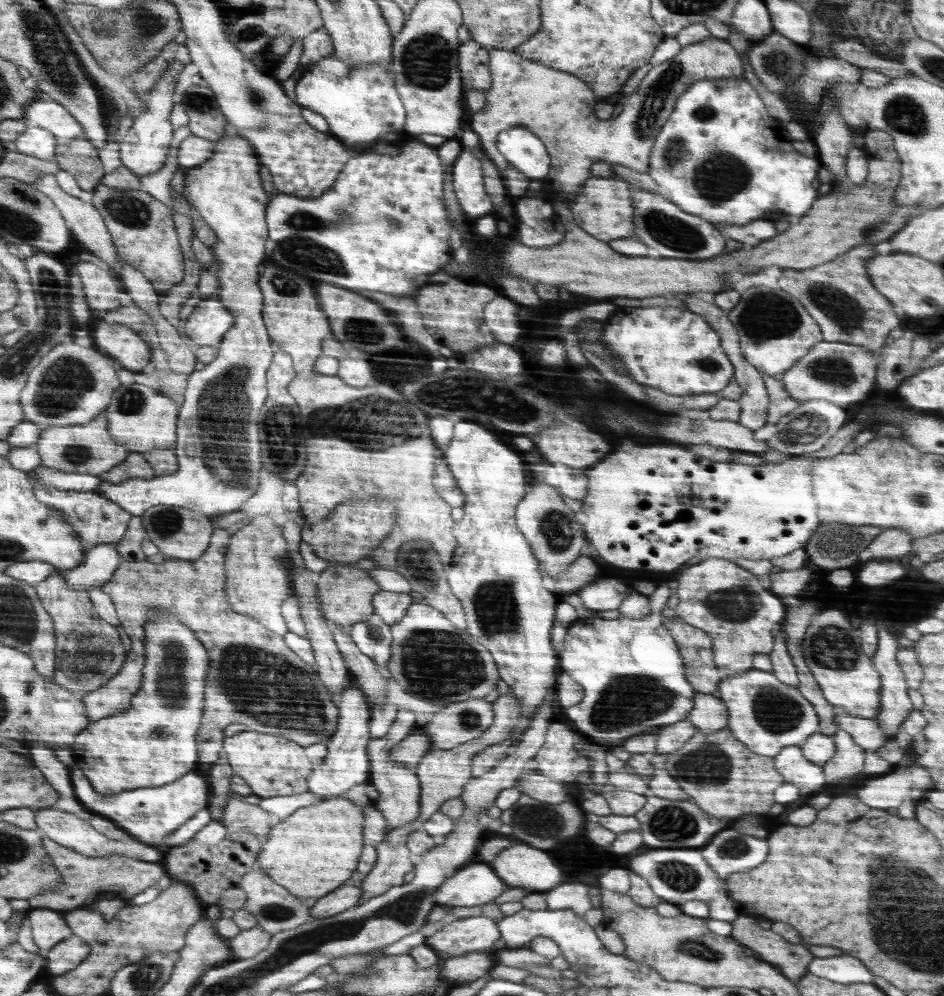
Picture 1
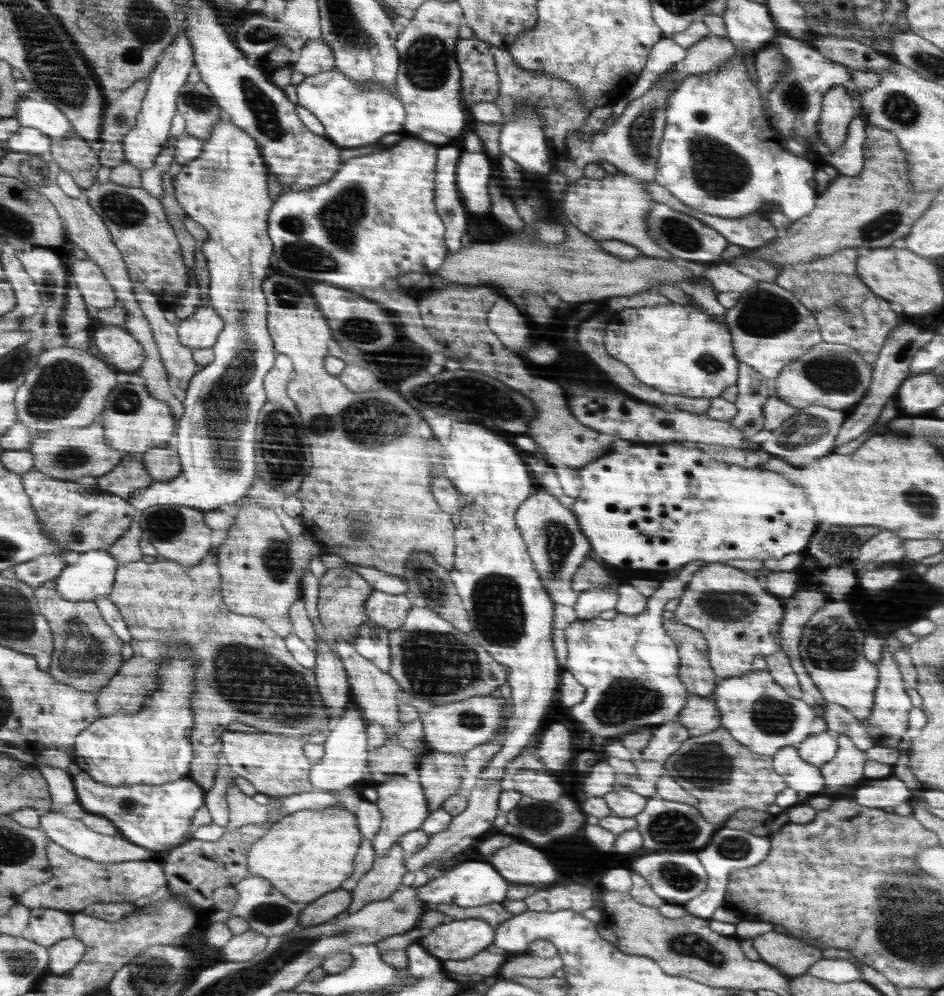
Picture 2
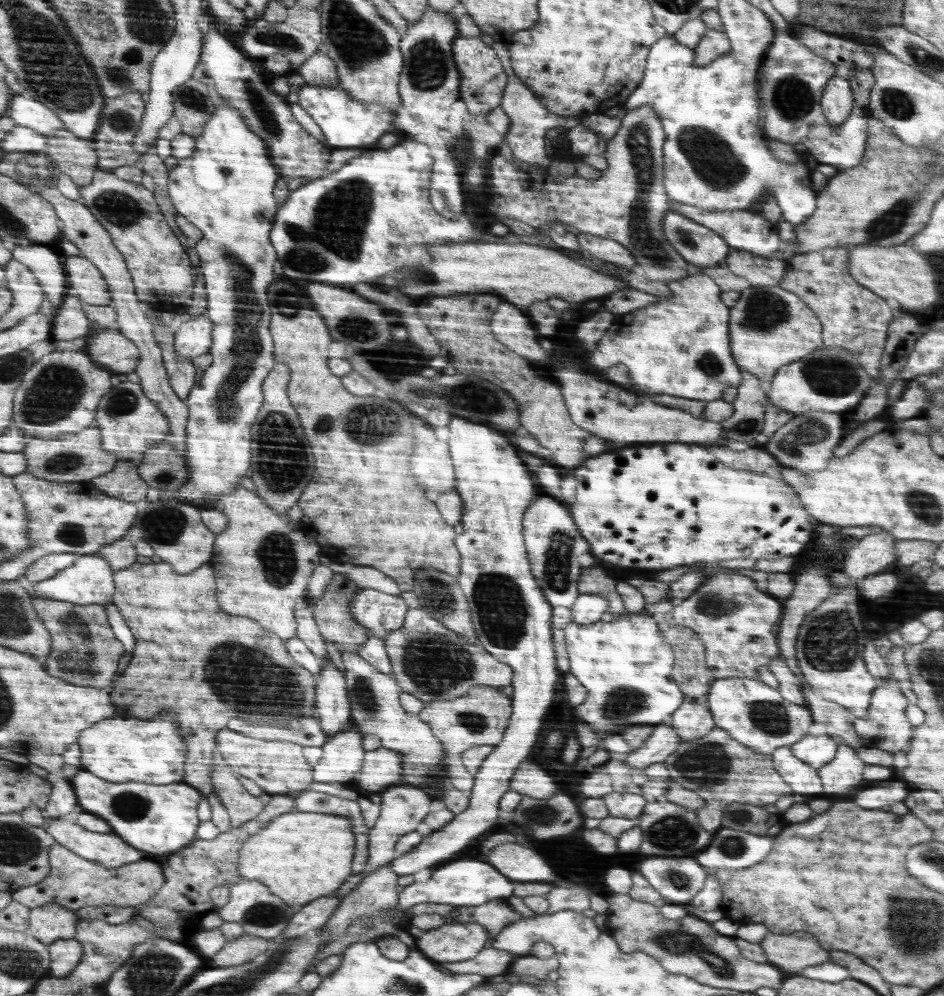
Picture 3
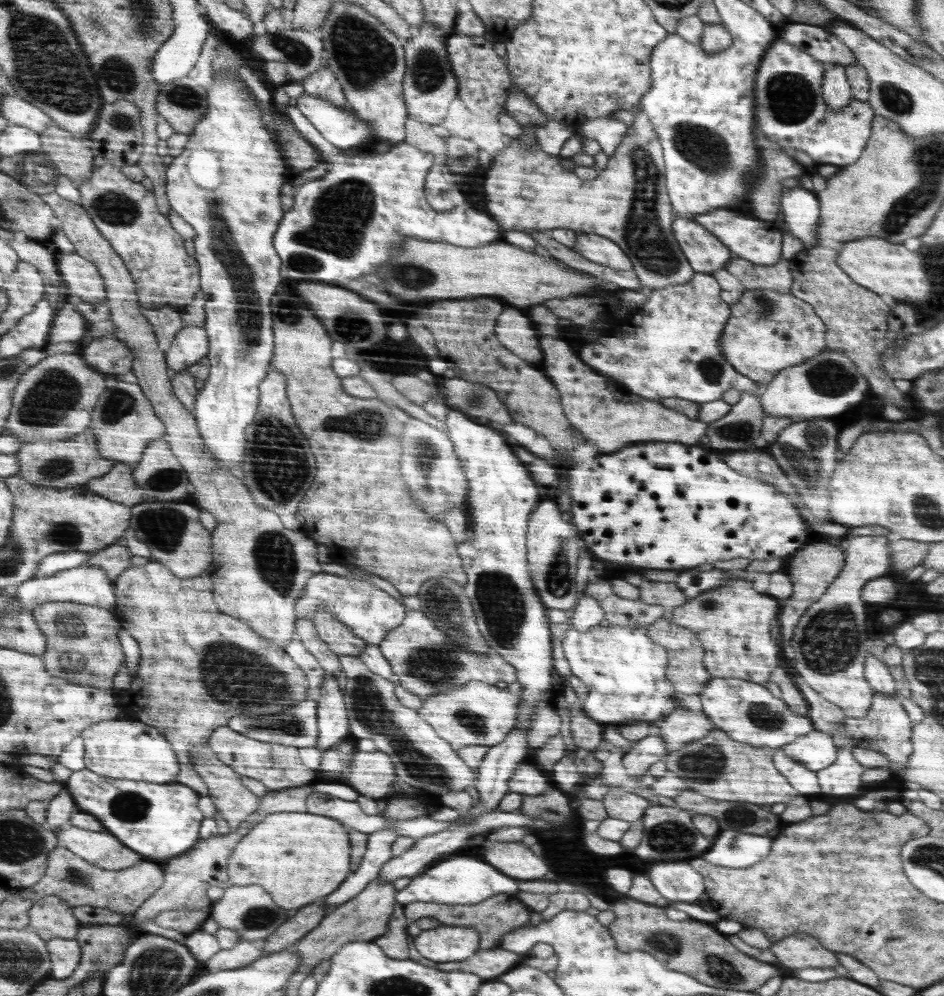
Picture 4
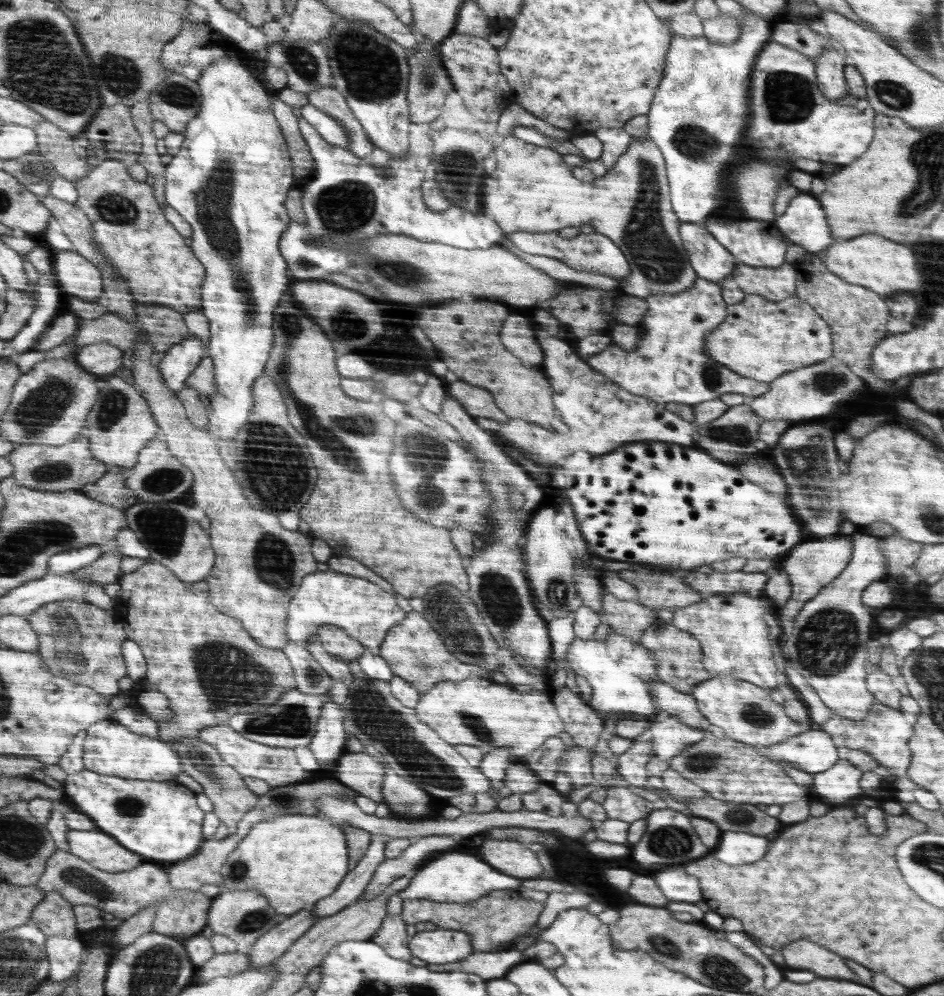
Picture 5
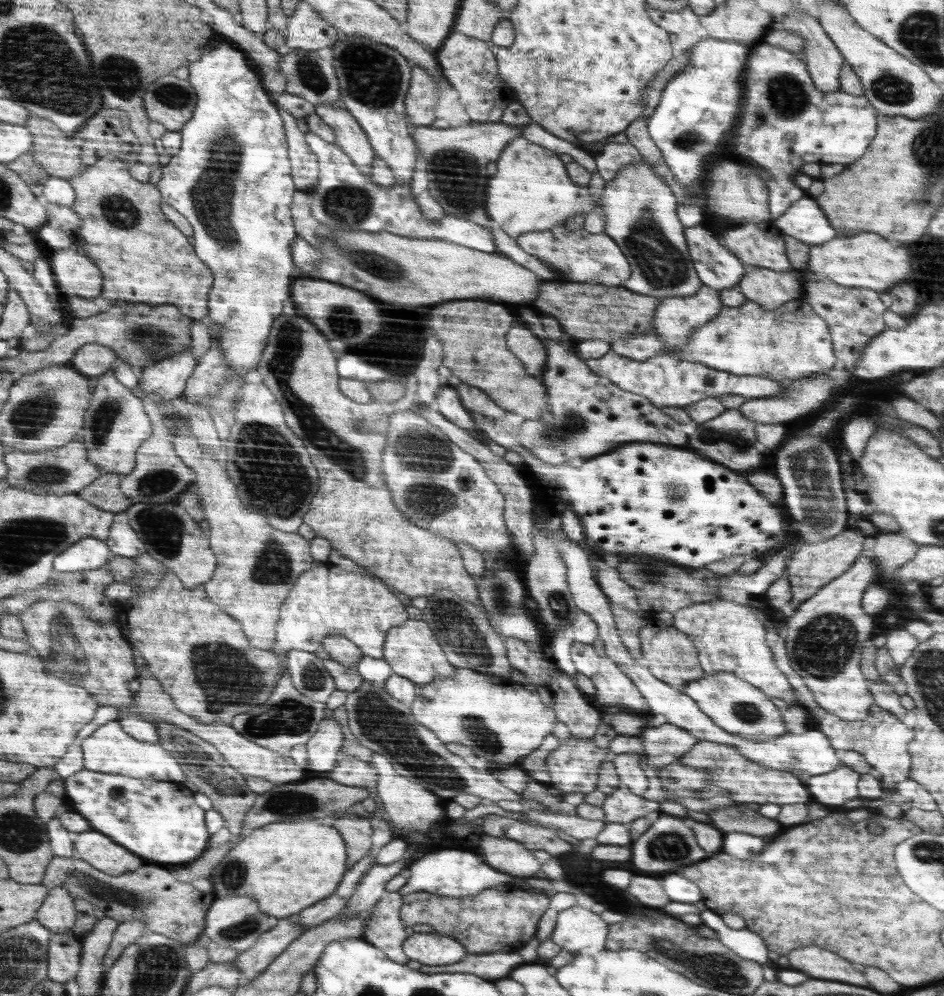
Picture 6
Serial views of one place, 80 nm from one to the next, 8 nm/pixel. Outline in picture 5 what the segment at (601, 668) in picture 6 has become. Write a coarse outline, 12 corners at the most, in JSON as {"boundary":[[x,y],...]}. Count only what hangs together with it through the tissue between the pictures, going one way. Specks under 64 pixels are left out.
{"boundary":[[574,637],[566,651],[602,716],[654,720],[658,660],[632,639]]}

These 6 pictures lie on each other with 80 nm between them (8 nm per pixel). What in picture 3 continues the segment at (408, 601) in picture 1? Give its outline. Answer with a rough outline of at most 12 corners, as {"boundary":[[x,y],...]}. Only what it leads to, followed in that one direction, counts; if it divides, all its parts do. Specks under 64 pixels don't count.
{"boundary":[[358,591],[354,620],[381,639],[404,626],[409,612],[400,596]]}

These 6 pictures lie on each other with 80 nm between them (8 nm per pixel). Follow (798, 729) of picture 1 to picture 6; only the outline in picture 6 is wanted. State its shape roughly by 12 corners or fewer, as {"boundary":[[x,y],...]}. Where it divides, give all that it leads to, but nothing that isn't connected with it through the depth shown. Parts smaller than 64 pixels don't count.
{"boundary":[[732,673],[683,693],[720,728],[766,742],[787,733],[769,696]]}

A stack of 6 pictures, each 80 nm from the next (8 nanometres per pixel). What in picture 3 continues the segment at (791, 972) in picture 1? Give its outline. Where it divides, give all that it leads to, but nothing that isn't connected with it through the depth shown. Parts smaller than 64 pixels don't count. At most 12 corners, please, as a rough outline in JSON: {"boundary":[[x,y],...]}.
{"boundary":[[804,932],[768,934],[760,948],[785,974],[831,960]]}

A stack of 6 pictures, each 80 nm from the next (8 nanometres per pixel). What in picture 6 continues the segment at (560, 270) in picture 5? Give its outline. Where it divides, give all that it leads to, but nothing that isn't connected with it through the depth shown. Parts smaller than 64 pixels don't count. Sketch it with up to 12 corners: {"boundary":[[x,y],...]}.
{"boundary":[[501,120],[413,127],[427,189],[445,215],[493,232],[495,250],[538,274],[527,253],[485,209],[495,161],[521,127]]}

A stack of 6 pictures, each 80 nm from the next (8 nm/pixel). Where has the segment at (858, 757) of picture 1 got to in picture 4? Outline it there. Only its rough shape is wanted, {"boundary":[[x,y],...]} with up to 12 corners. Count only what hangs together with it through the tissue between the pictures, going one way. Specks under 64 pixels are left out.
{"boundary":[[850,750],[817,772],[820,792],[852,796],[862,786],[864,766]]}

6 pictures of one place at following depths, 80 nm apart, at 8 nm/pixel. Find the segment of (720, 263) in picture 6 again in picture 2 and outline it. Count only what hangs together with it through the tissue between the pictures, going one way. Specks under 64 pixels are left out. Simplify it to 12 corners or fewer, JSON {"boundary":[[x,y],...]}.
{"boundary":[[660,202],[645,227],[681,262],[712,264],[730,243],[699,218]]}

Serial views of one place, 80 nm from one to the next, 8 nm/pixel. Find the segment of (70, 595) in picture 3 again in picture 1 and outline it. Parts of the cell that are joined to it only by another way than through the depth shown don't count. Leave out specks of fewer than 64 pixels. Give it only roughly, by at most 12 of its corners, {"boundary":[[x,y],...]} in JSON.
{"boundary":[[115,543],[62,570],[68,590],[102,590],[121,561]]}

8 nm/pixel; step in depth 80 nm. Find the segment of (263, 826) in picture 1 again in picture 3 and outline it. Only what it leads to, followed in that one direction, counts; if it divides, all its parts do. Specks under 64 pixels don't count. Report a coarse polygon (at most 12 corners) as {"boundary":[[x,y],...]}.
{"boundary":[[220,760],[211,770],[213,794],[231,829],[265,811],[238,775]]}

